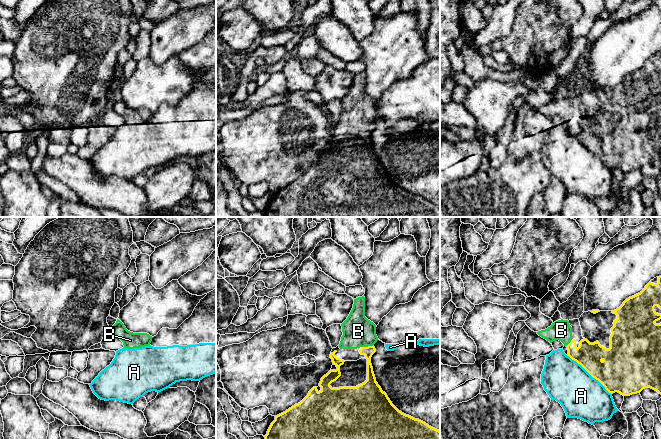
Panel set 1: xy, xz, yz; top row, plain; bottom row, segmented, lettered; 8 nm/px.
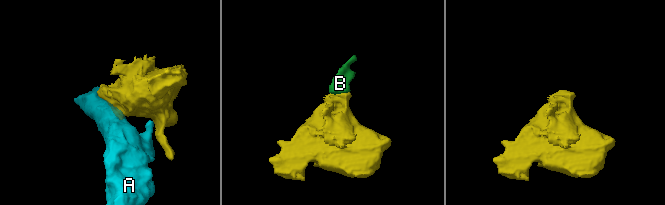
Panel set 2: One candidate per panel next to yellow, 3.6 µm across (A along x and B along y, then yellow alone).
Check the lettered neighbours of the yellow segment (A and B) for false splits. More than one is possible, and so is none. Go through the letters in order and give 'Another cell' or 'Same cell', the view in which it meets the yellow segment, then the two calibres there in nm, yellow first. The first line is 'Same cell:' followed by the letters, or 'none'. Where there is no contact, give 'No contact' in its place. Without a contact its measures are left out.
Same cell: B
A: Another cell. Touches yellow in yz. Thickness 340 nm (yellow) against 360 nm
B: Same cell. Touches yellow in xz. Thickness 80 nm (yellow) against 240 nm

